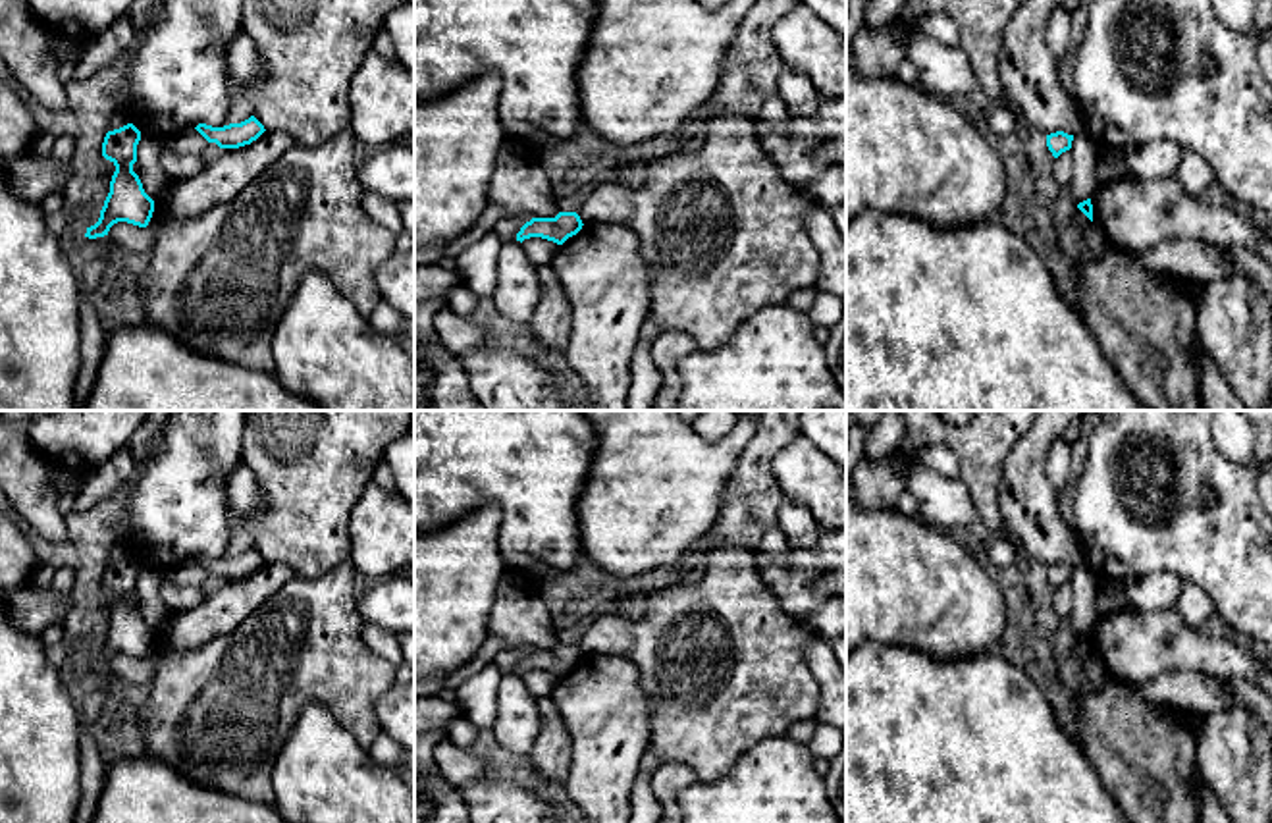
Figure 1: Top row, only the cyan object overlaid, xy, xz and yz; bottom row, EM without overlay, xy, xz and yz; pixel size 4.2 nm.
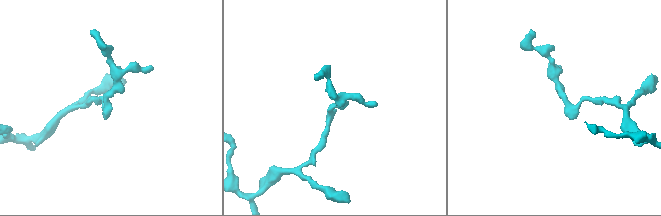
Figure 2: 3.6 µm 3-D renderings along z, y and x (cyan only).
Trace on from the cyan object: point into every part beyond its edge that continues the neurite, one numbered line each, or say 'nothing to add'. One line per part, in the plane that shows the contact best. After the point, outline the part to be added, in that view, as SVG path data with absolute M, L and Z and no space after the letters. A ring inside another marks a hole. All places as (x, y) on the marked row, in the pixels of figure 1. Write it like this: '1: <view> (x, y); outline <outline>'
nothing to add

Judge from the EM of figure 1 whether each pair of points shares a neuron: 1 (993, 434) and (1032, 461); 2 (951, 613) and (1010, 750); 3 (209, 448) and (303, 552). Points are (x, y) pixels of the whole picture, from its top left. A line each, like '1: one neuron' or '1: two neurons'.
1: two neurons
2: two neurons
3: two neurons

